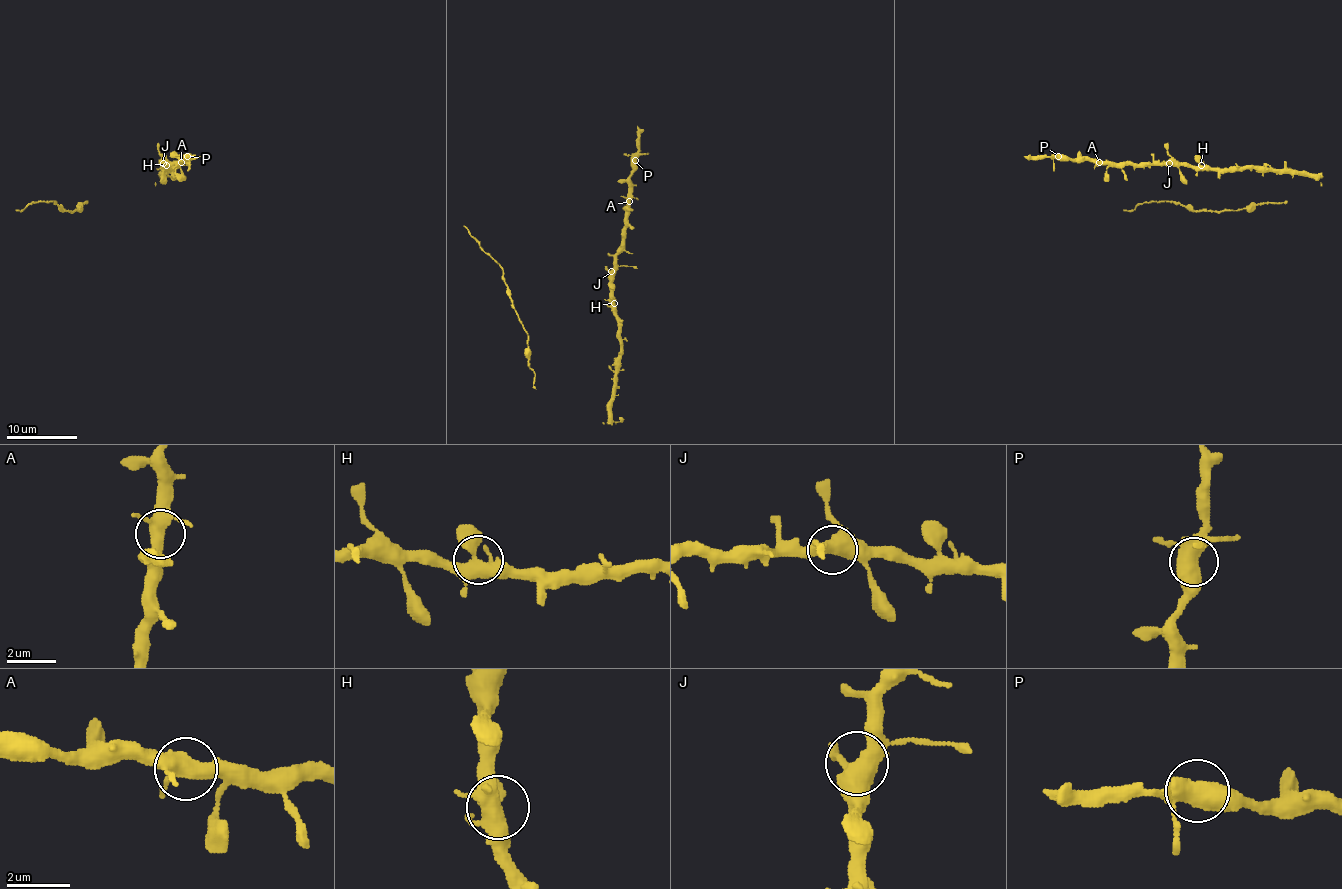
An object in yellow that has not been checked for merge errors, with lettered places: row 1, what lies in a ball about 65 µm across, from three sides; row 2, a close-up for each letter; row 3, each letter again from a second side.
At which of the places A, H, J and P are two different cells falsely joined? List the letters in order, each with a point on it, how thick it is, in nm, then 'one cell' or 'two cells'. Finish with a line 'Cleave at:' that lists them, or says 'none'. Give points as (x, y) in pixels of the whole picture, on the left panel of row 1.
A: at (181, 162); 440 nm thick; one cell
H: at (166, 165); 480 nm thick; one cell
J: at (163, 163); 440 nm thick; one cell
P: at (187, 156); 550 nm thick; one cell
Cleave at: none

